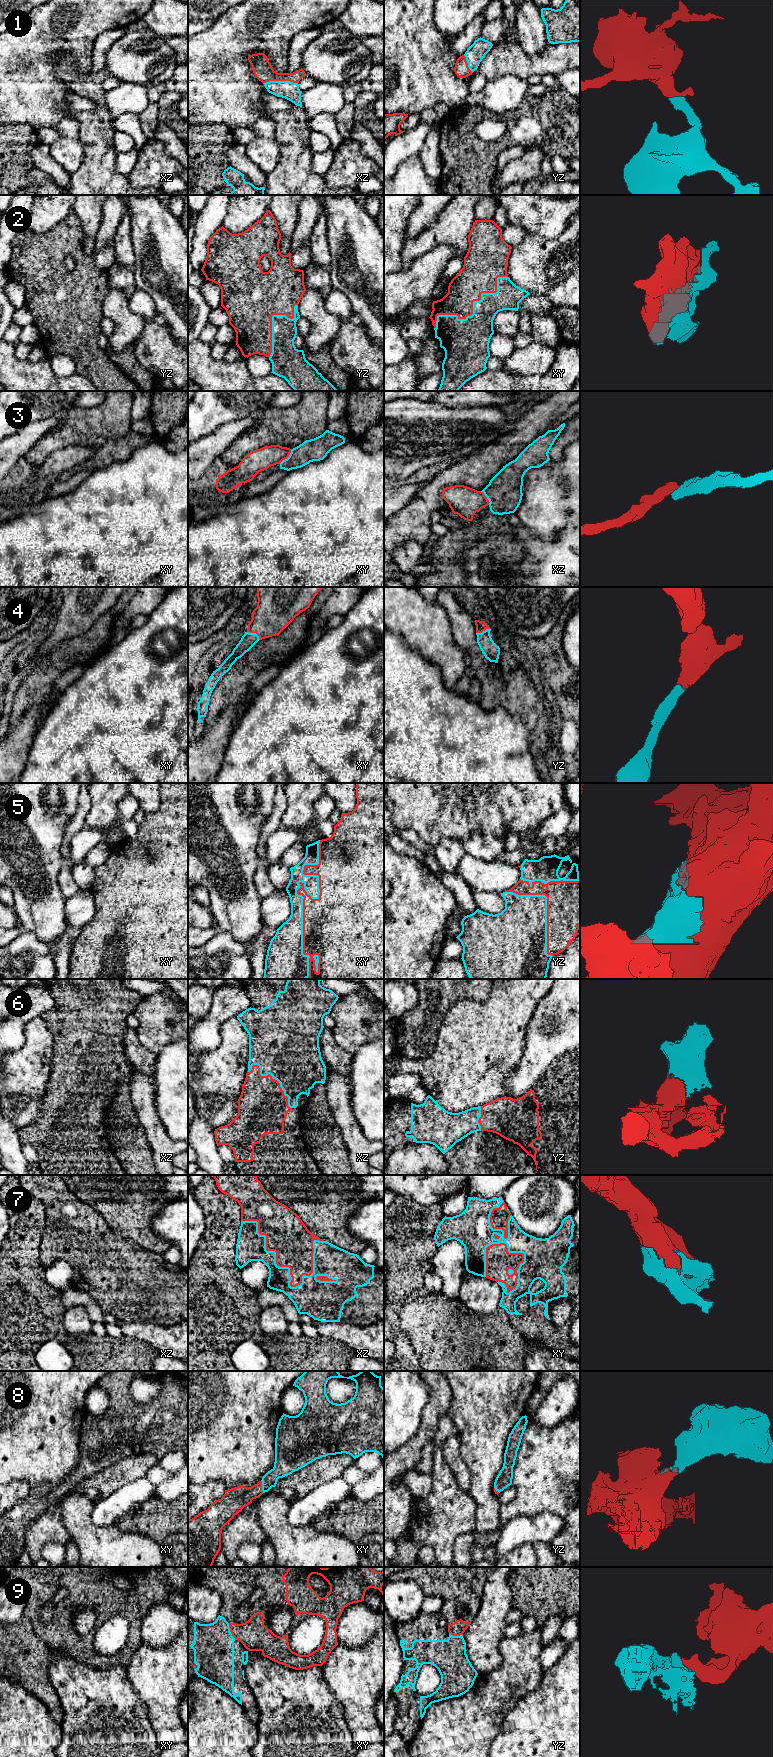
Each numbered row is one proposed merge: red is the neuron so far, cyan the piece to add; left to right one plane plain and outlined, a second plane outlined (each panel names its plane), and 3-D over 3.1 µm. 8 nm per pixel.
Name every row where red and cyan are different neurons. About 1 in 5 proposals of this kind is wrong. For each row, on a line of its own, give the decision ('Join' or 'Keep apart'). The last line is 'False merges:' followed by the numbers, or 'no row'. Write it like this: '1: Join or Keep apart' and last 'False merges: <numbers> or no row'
1: Join
2: Join
3: Keep apart
4: Join
5: Join
6: Join
7: Join
8: Join
9: Keep apart
False merges: 3, 9

